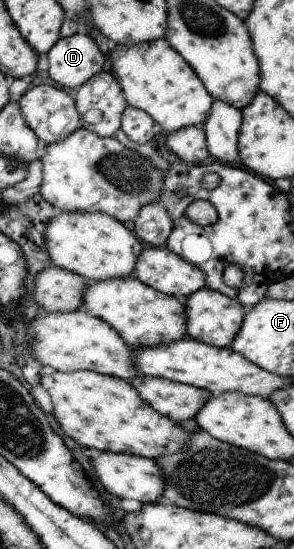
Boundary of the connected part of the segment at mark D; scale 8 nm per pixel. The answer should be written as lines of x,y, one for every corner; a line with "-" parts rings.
81,31
60,37
45,55
42,65
59,87
75,89
107,68
107,56
89,34

